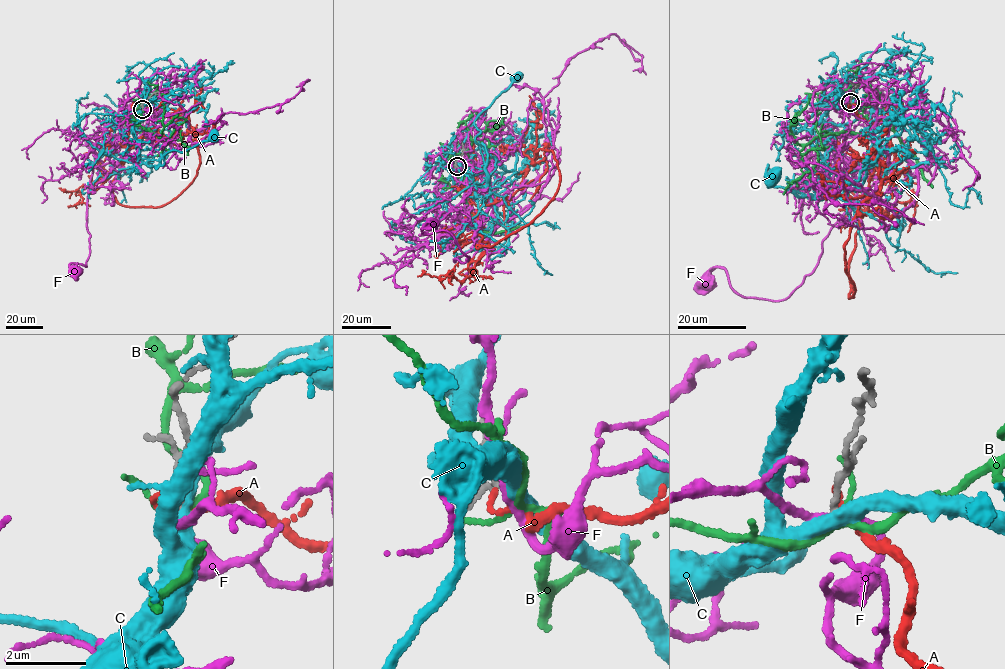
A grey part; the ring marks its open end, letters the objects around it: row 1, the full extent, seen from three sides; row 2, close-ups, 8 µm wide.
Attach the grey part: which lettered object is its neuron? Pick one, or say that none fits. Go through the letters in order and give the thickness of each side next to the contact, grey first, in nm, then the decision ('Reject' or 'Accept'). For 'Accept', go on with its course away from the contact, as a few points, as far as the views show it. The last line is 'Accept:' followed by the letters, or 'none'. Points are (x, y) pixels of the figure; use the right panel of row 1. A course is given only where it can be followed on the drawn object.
A: Thickness 170 nm (grey) against 140 nm. Reject
B: Thickness 140 nm (grey) against 150 nm. Reject
C: Thickness 150 nm (grey) against 400 nm. Reject
F: Thickness 150 nm (grey) against 170 nm. Reject
Accept: none

